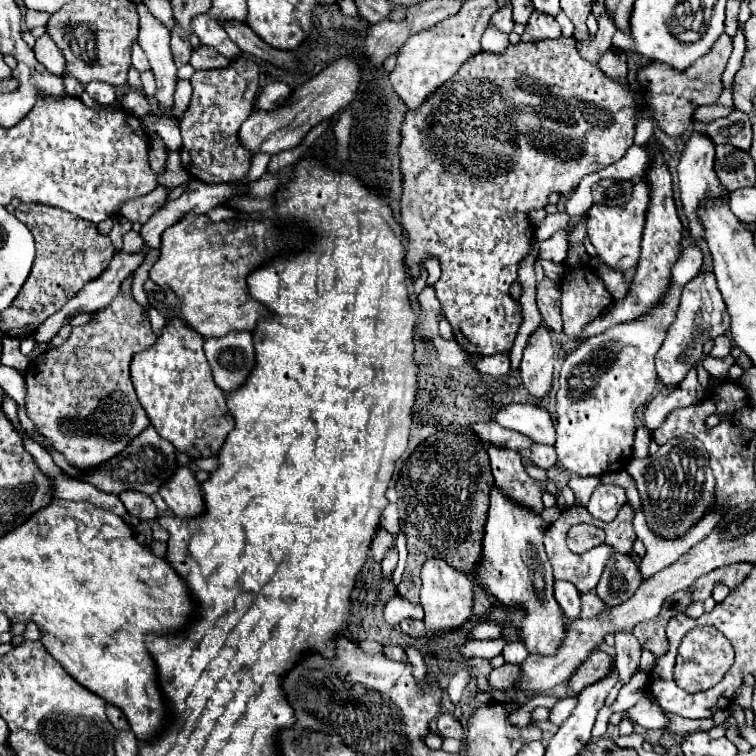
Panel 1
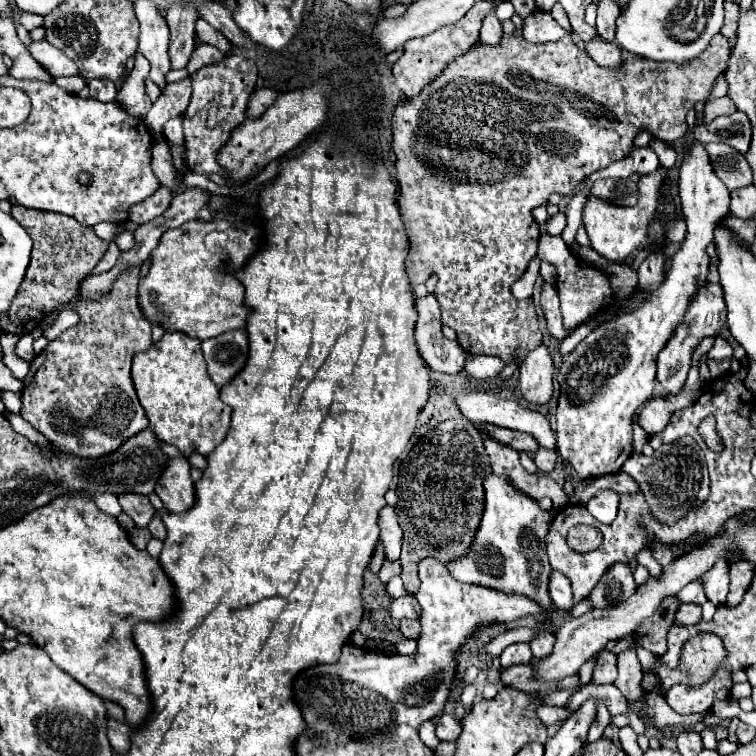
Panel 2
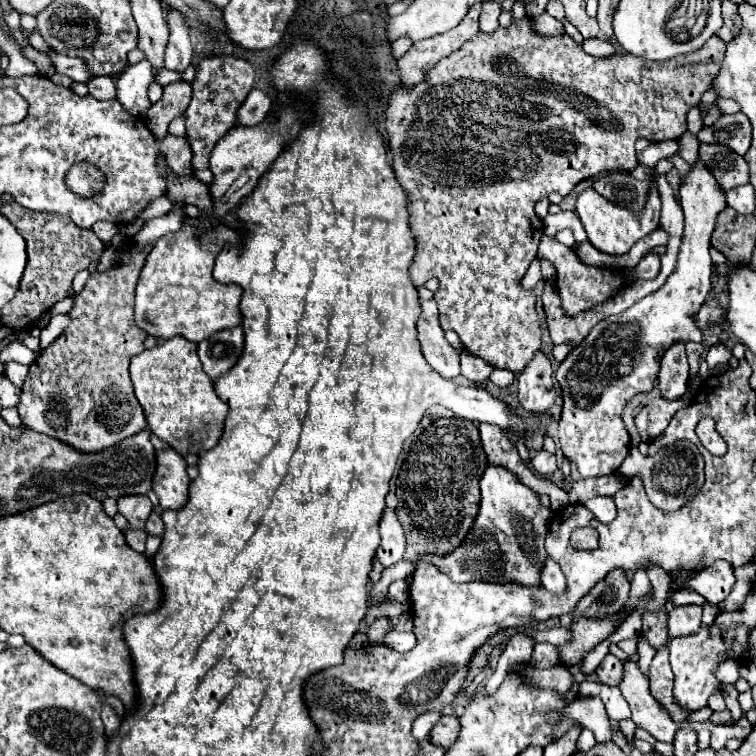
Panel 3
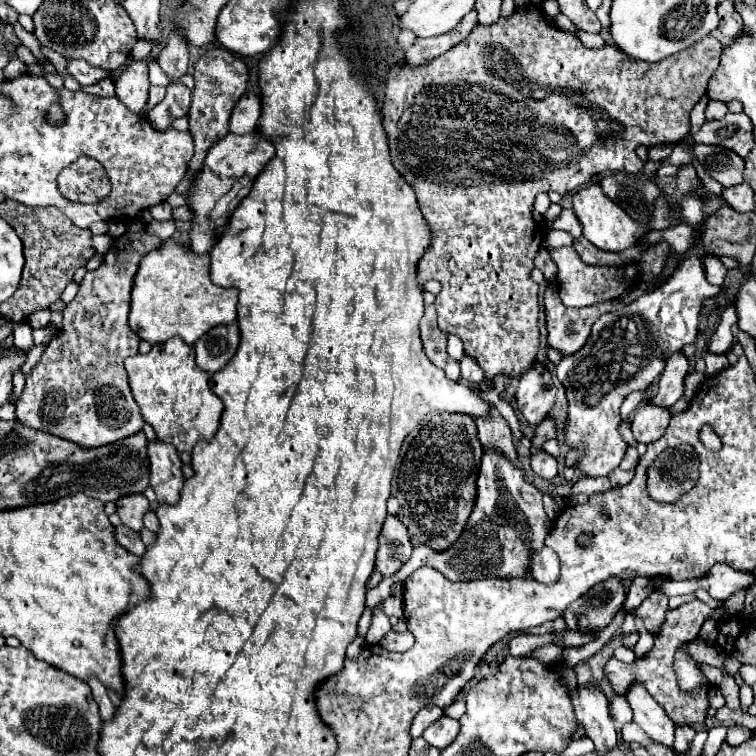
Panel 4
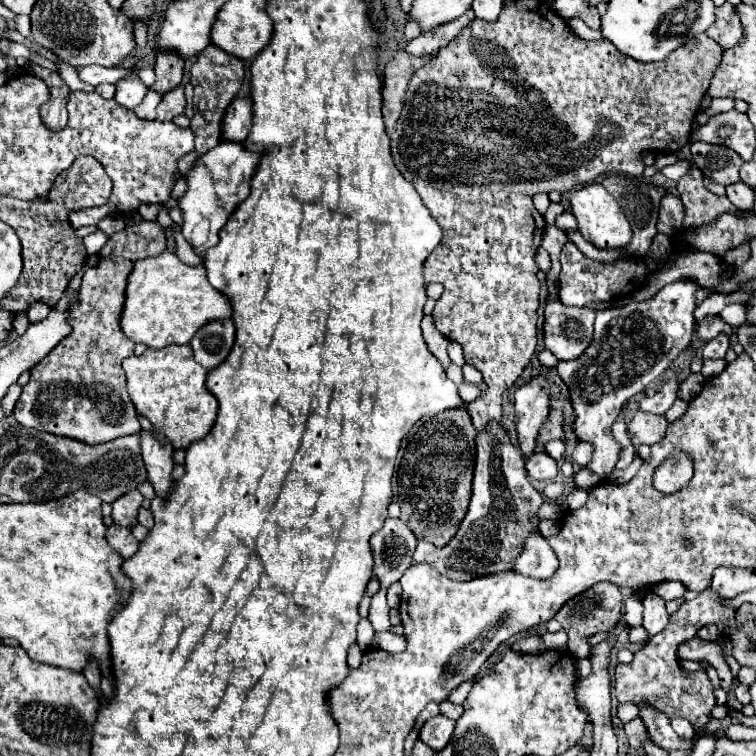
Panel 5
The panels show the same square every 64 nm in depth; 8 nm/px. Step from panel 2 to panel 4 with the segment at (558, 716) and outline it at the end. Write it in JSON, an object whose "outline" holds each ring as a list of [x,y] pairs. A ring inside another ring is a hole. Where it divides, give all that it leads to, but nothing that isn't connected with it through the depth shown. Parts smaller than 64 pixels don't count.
{"outline":[[[578,686],[570,694],[576,720],[586,730],[586,734],[592,738],[596,752],[608,752],[608,748],[614,748],[618,744],[616,738],[616,726],[608,714],[608,700],[604,692],[594,686]]]}

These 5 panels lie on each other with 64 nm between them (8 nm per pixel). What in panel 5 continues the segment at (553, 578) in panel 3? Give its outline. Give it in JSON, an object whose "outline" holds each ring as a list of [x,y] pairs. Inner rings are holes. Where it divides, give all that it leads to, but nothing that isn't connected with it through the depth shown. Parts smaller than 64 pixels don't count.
{"outline":[[[542,536],[528,538],[524,542],[522,554],[514,562],[516,572],[530,578],[538,578],[538,580],[552,578],[556,574],[556,568],[558,568],[556,554],[552,552],[552,548]]]}

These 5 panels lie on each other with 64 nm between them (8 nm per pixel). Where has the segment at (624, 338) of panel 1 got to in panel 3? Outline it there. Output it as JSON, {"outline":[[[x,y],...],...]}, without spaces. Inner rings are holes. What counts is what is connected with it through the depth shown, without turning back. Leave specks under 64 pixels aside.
{"outline":[[[696,160],[696,164],[690,166],[690,170],[682,176],[680,182],[680,206],[684,210],[686,228],[676,260],[674,272],[668,276],[664,286],[660,286],[656,292],[644,296],[640,302],[636,302],[632,308],[624,310],[622,314],[608,316],[600,320],[588,336],[566,356],[566,360],[560,364],[556,372],[556,380],[562,386],[562,414],[558,422],[558,438],[562,454],[576,466],[582,478],[594,478],[594,476],[606,476],[614,474],[622,460],[630,452],[630,434],[626,430],[626,424],[622,420],[622,412],[628,404],[628,400],[636,394],[650,394],[656,384],[656,374],[660,366],[660,356],[666,348],[672,346],[672,342],[700,342],[702,332],[696,328],[692,316],[698,312],[702,302],[708,298],[712,290],[712,260],[708,254],[710,238],[716,228],[716,218],[722,210],[726,210],[726,190],[716,184],[716,178],[708,168],[704,166],[704,160]]]}

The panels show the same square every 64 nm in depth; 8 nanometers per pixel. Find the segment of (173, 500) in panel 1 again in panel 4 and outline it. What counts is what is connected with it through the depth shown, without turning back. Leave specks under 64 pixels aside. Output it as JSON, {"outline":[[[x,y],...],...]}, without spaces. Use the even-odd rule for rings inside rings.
{"outline":[[[148,442],[148,458],[150,458],[150,486],[154,488],[160,504],[178,504],[180,492],[184,488],[182,460],[166,442]]]}

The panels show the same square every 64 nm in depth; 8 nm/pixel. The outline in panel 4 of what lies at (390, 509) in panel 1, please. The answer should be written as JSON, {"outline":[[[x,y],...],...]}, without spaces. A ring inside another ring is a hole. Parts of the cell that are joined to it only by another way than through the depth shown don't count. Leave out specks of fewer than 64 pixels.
{"outline":[[[388,514],[380,532],[376,568],[384,576],[390,576],[410,558],[410,554],[412,554],[412,544],[410,544],[406,526],[396,516]]]}

